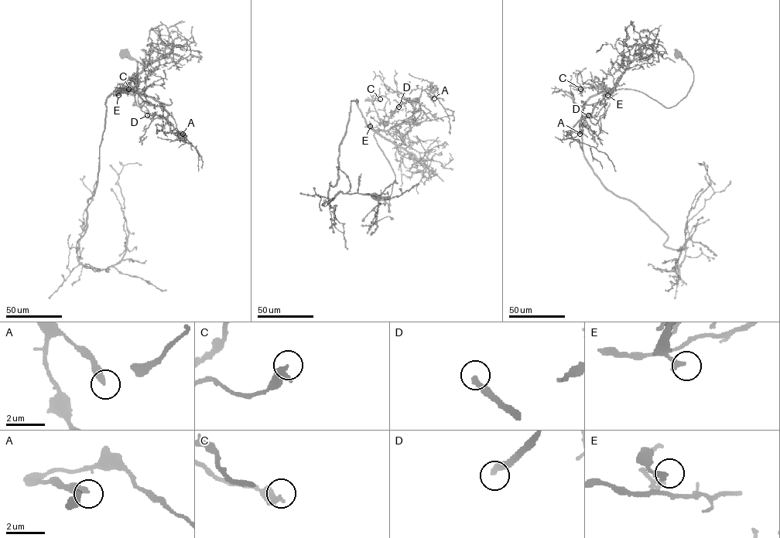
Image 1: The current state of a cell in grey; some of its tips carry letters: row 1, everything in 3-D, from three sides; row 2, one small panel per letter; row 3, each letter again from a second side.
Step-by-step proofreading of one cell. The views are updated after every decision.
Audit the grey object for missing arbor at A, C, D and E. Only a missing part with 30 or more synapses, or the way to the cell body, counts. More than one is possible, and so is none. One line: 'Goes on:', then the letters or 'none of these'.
Goes on: D

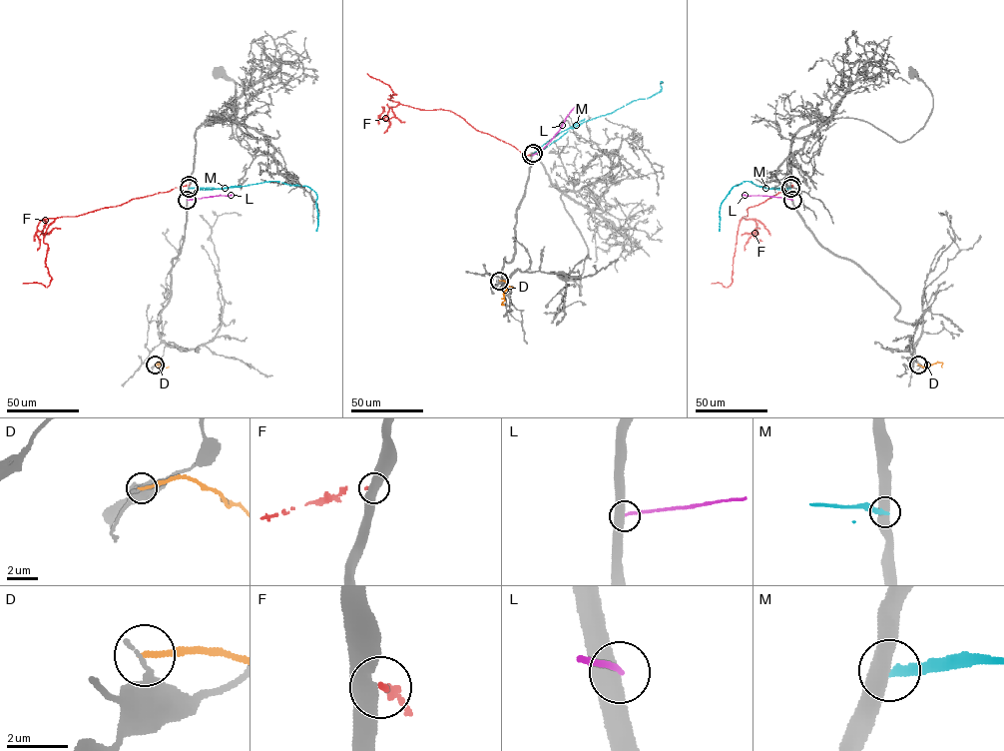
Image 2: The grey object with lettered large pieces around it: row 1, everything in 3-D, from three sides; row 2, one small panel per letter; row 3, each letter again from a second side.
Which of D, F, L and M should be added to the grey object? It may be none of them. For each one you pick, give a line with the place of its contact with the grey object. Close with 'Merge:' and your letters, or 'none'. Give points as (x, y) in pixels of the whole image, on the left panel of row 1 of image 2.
Merge: none

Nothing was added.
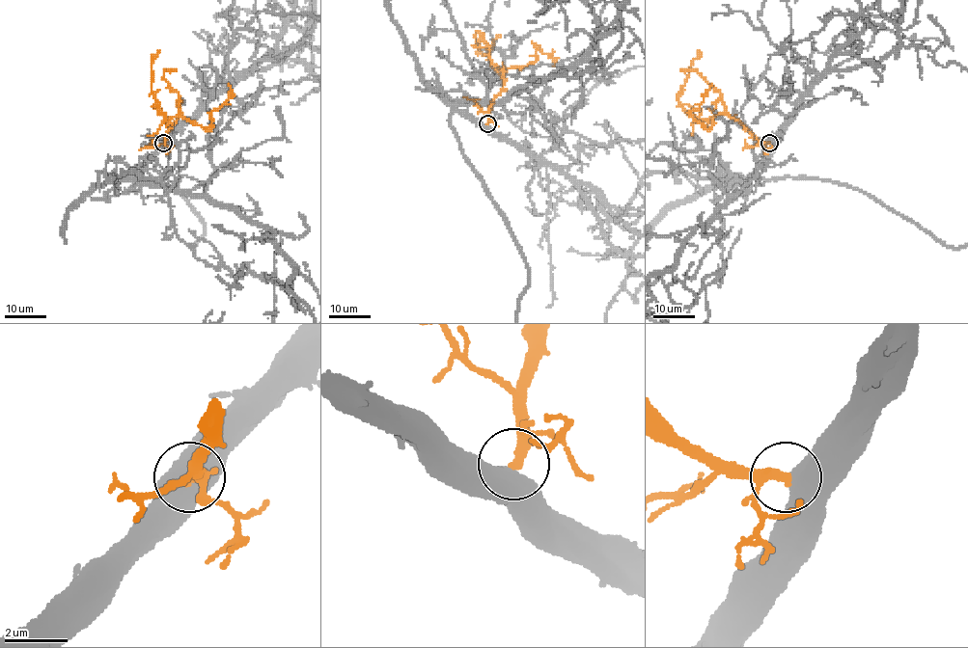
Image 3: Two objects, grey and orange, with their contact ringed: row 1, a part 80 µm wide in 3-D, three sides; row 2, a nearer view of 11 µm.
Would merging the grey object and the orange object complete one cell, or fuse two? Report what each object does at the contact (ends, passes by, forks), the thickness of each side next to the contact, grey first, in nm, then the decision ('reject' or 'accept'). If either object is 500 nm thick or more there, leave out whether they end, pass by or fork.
700 nm thick on the grey side, 260 nm on the other; accept

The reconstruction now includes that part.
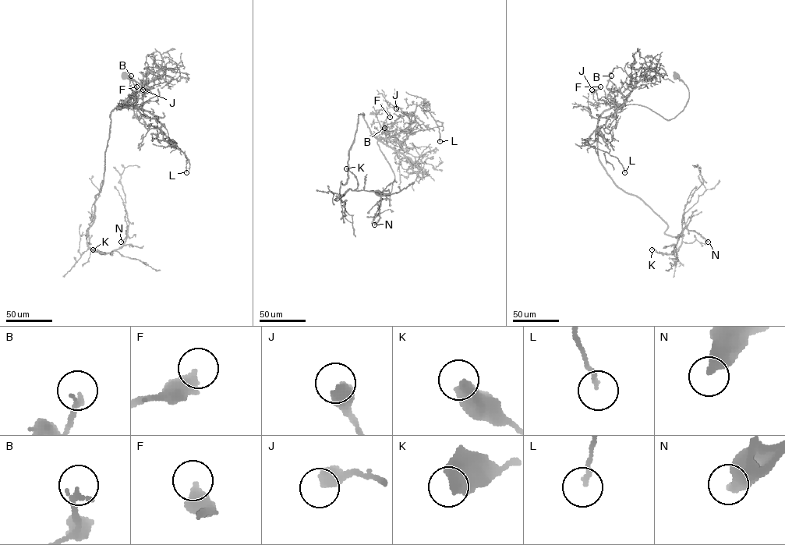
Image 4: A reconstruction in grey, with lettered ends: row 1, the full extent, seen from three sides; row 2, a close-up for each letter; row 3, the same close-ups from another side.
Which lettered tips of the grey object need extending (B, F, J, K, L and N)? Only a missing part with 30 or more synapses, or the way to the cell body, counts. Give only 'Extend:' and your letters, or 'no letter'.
Extend: no letter

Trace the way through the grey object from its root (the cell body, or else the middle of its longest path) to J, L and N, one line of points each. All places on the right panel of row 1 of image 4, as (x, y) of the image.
J: (675, 76), (689, 97), (669, 120), (641, 105), (617, 108), (592, 90)
L: (675, 76), (689, 97), (673, 118), (623, 104), (589, 138), (591, 146), (616, 157), (624, 172)
N: (675, 76), (684, 108), (606, 110), (598, 157), (682, 238), (673, 253), (684, 228), (708, 242)

